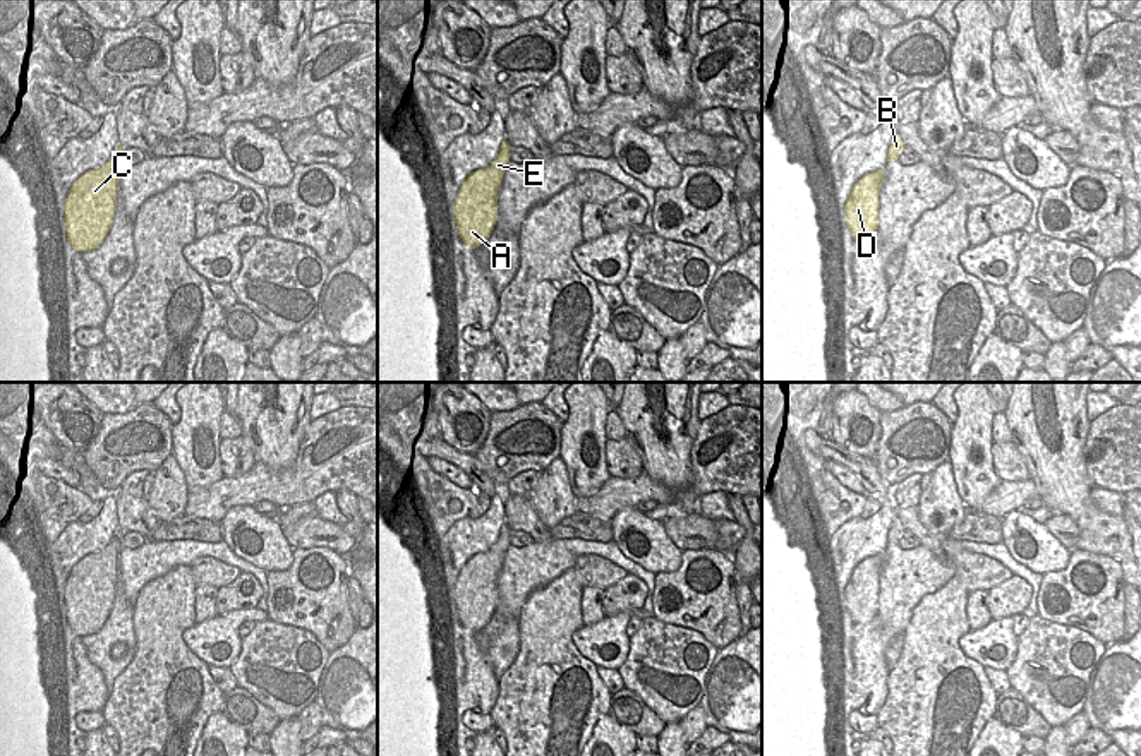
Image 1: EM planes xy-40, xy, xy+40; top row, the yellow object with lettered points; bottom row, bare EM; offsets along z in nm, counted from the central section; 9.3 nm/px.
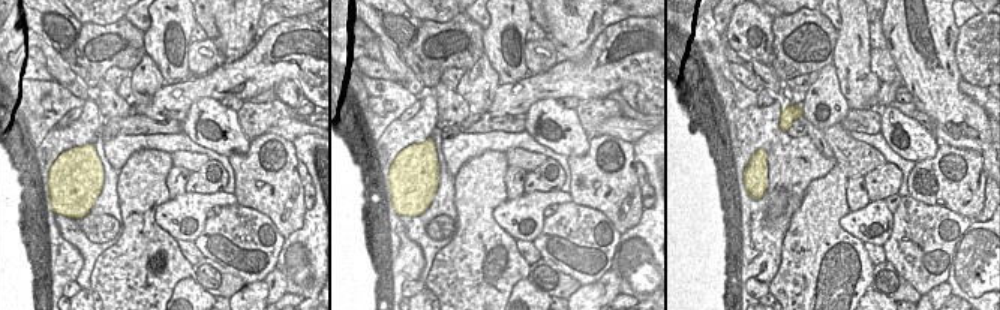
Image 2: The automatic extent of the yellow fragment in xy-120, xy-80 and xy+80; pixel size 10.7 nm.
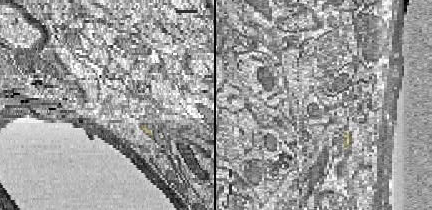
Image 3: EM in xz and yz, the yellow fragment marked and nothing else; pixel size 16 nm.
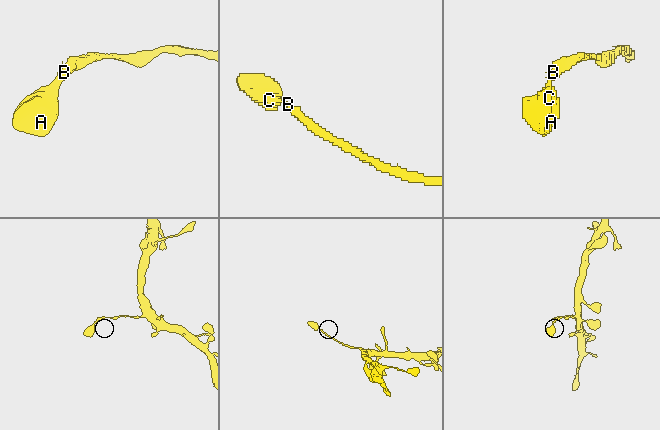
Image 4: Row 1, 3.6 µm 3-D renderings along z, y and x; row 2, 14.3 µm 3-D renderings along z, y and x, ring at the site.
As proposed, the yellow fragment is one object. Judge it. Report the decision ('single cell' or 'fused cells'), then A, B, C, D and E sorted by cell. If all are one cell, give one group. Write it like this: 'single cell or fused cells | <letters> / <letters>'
single cell | A B C D E

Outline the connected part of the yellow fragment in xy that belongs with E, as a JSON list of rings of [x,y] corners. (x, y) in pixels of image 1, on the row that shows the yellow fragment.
[[[503,141],[498,158],[482,170],[470,173],[460,185],[453,216],[462,242],[472,249],[491,237],[498,216],[498,190],[510,163],[511,146]]]

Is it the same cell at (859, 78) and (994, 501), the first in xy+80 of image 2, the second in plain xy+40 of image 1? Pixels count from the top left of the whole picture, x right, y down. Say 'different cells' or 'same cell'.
different cells

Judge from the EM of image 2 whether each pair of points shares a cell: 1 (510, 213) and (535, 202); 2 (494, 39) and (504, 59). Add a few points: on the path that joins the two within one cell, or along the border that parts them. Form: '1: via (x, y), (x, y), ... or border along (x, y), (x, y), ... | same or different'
1: via (516, 213), (525, 213), (529, 208) | same
2: via (498, 44), (504, 54) | same

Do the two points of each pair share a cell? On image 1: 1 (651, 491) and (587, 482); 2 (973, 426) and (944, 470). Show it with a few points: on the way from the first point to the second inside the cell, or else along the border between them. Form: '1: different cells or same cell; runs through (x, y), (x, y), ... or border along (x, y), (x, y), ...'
1: different cells; border along (609, 475), (594, 494), (577, 498)
2: different cells; border along (947, 462), (956, 492), (963, 501)

